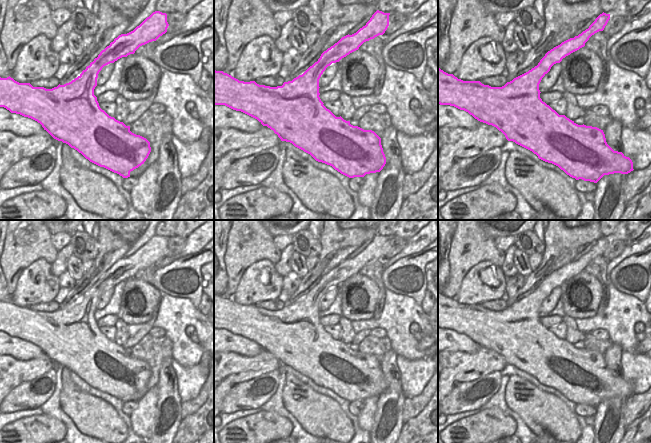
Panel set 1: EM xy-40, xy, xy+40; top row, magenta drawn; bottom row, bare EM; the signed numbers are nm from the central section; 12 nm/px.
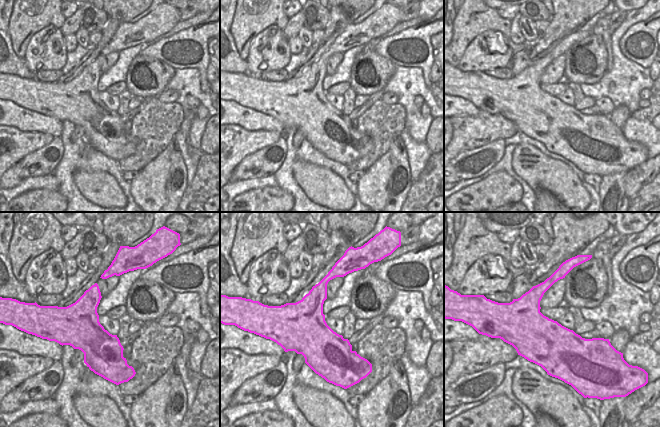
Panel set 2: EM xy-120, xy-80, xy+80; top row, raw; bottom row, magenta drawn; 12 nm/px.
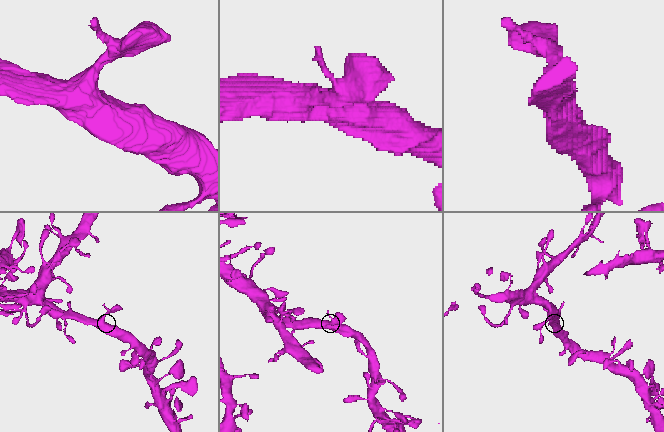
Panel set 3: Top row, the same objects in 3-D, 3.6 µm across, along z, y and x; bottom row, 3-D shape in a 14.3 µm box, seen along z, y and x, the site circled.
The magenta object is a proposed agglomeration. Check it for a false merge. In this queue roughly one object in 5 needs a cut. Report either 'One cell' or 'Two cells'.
One cell.

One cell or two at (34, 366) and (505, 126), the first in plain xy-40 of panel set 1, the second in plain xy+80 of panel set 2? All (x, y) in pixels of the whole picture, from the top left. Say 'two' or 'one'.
one

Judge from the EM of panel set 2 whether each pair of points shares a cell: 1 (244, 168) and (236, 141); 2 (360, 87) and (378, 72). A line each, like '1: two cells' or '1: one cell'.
1: two cells
2: one cell

